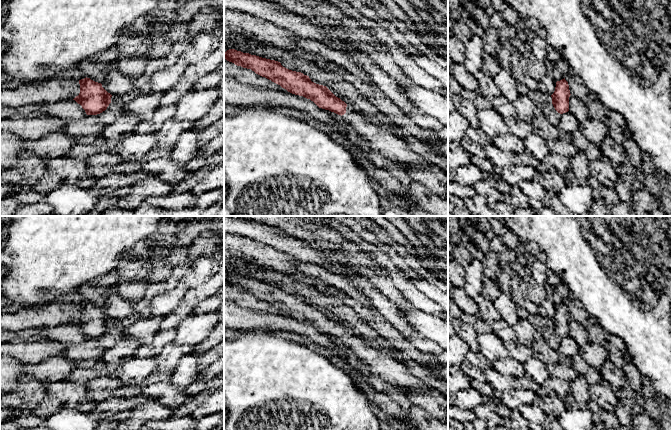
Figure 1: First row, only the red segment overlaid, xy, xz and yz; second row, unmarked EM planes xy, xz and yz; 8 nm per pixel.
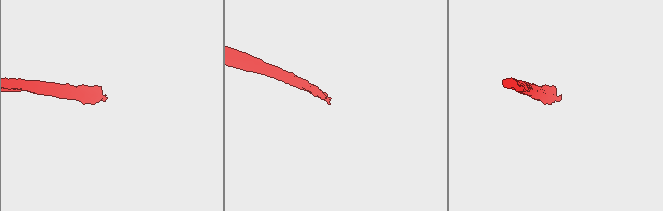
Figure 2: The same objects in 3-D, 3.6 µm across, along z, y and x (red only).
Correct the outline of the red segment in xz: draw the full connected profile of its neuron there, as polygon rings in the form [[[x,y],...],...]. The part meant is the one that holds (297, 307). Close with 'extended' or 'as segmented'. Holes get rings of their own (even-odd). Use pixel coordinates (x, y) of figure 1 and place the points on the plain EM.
[[[235,273],[224,277],[224,282],[237,290],[251,293],[256,298],[280,309],[288,316],[313,325],[319,332],[341,339],[345,348],[351,348],[355,357],[366,365],[371,374],[379,376],[399,390],[425,388],[427,384],[398,362],[392,352],[378,349],[365,339],[351,333],[326,310],[316,308],[309,300],[289,294],[280,286],[262,282]]]; extended

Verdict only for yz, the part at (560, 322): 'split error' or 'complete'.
complete

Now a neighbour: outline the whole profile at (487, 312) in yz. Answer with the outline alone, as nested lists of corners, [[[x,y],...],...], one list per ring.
[[[482,295],[476,296],[474,300],[479,308],[477,315],[481,320],[493,322],[502,319],[499,312],[495,309],[492,301],[485,299]]]

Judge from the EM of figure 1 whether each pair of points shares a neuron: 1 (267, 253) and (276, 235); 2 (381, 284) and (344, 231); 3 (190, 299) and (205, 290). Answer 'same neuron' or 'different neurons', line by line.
1: different neurons
2: different neurons
3: same neuron

